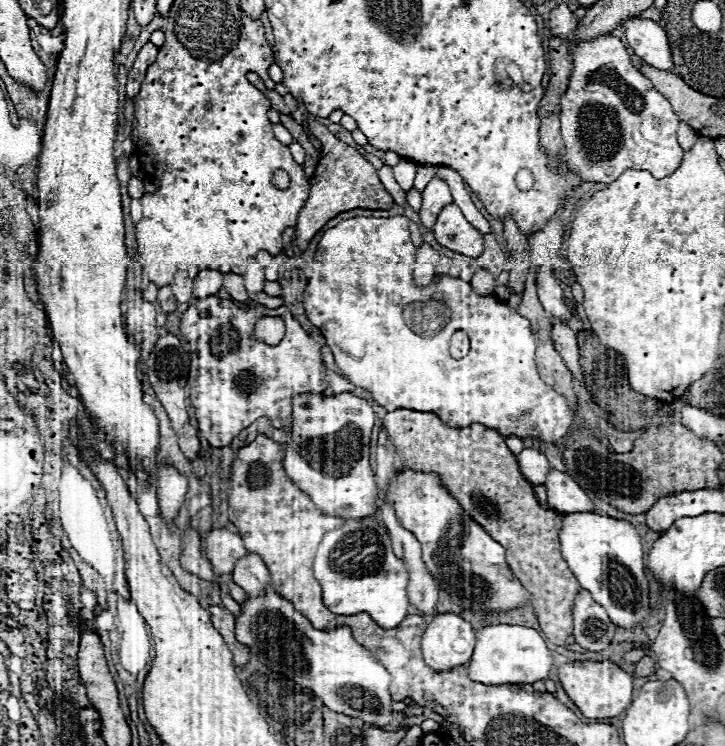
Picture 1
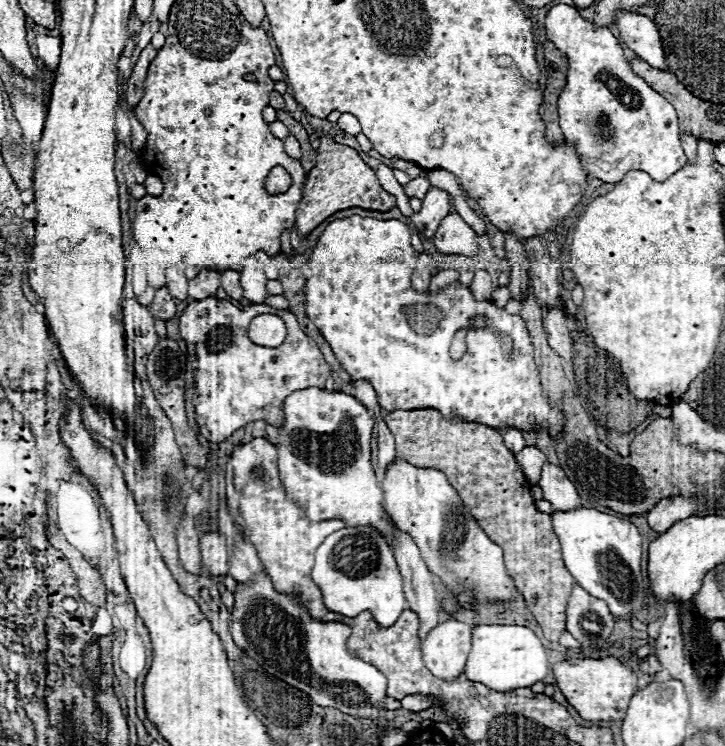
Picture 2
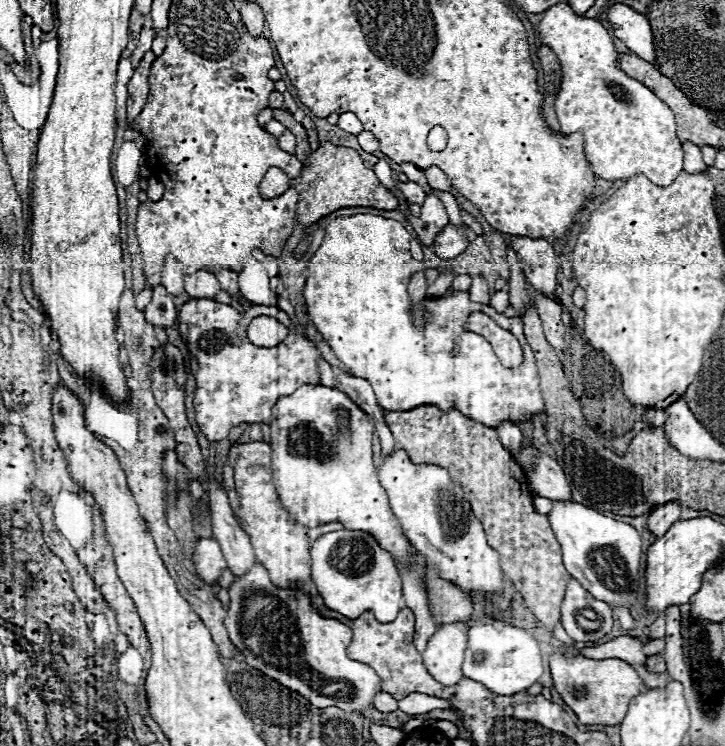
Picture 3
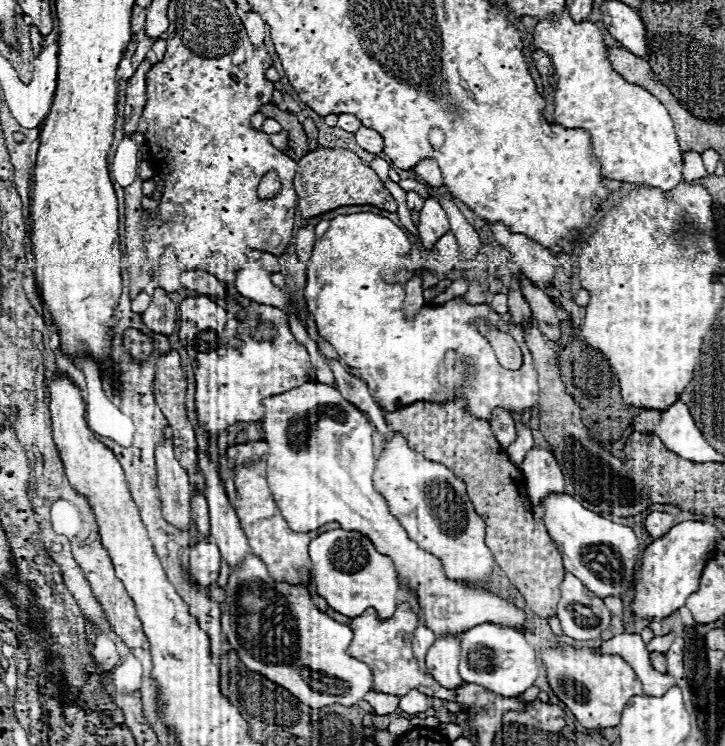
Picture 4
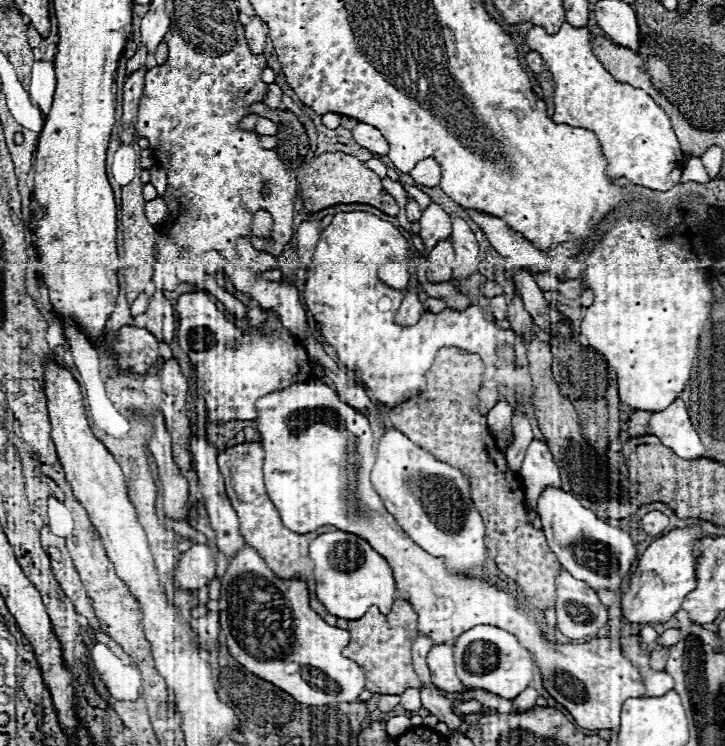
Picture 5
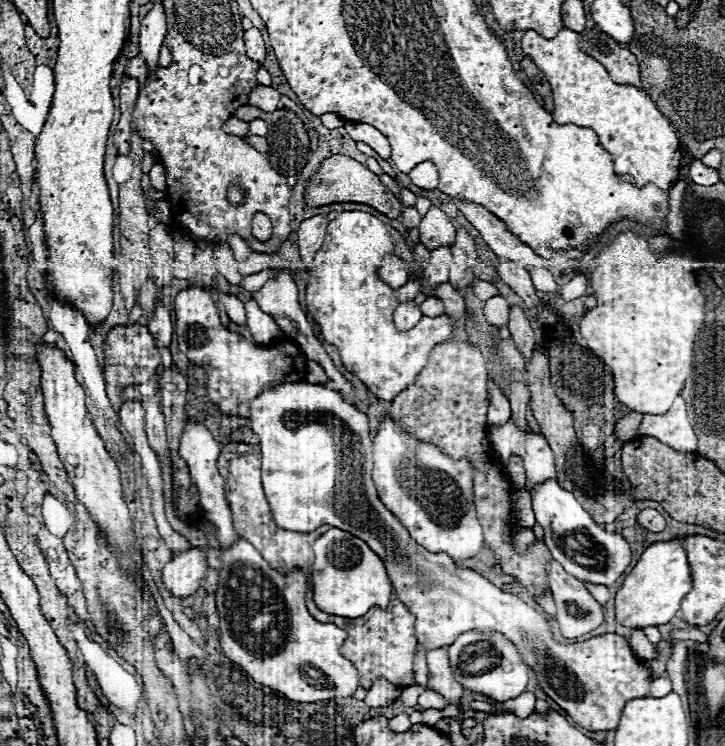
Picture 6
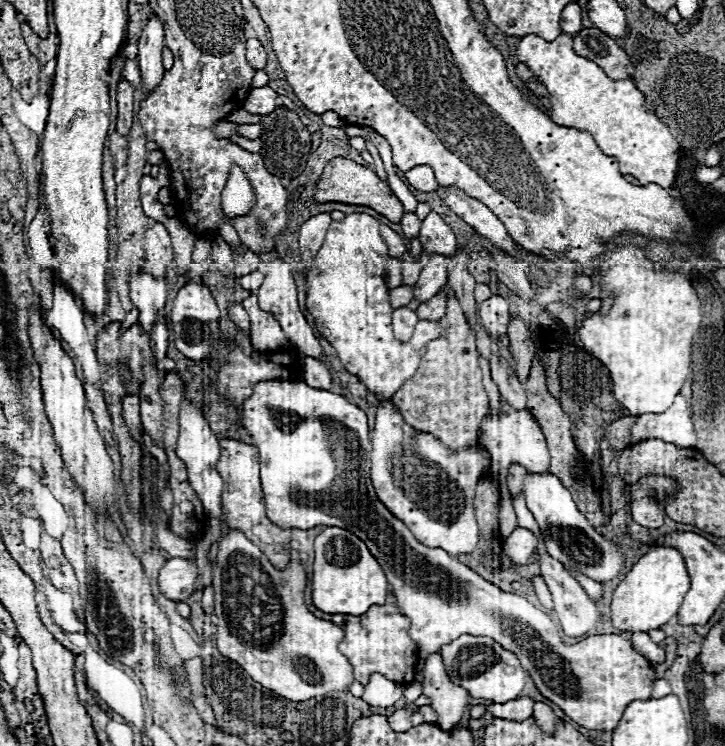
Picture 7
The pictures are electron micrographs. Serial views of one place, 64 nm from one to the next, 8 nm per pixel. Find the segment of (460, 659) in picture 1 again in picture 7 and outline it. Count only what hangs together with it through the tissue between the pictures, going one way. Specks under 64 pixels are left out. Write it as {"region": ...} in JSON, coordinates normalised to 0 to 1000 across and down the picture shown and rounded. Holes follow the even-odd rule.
{"region":[[[599,874],[596,879],[588,882],[582,925],[590,936],[596,936],[596,949],[604,957],[601,971],[610,979],[623,979],[634,968],[634,962],[646,946],[646,941],[643,941],[646,928],[640,928],[640,922],[623,917],[621,906],[612,895],[612,885],[610,885],[607,874]]]}

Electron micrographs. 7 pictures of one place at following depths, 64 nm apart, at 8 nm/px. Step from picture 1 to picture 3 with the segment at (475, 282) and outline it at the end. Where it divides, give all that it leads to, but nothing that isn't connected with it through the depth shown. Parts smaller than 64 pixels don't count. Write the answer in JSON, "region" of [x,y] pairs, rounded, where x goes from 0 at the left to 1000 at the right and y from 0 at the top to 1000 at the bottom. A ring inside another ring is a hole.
{"region":[[[654,370],[651,383],[648,383],[648,402],[651,405],[673,405],[673,375],[668,370]]]}

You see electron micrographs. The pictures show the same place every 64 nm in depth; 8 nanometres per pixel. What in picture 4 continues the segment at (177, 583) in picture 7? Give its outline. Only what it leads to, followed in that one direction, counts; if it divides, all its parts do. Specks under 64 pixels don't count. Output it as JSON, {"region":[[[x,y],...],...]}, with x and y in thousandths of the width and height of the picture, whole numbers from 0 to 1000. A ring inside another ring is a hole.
{"region":[[[276,724],[268,732],[262,732],[259,769],[276,786],[290,786],[292,780],[301,777],[303,756],[306,756],[306,748],[298,729]]]}

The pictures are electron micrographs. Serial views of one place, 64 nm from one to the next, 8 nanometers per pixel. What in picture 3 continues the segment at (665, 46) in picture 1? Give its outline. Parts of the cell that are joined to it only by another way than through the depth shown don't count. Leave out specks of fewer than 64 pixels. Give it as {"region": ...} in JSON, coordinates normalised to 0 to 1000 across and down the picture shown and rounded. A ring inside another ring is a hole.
{"region":[[[847,5],[839,13],[839,29],[850,51],[855,51],[877,75],[905,86],[905,64],[897,29],[888,19],[874,16],[863,5]]]}

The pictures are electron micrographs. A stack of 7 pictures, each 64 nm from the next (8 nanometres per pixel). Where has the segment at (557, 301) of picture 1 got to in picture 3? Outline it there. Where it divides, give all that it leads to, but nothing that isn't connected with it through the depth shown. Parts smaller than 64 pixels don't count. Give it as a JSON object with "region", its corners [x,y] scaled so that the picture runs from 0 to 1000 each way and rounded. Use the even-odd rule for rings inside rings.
{"region":[[[701,316],[698,324],[712,332],[717,343],[717,357],[726,367],[731,386],[750,397],[764,397],[764,389],[770,383],[767,367],[772,357],[761,327],[750,319],[717,319],[717,316]]]}

